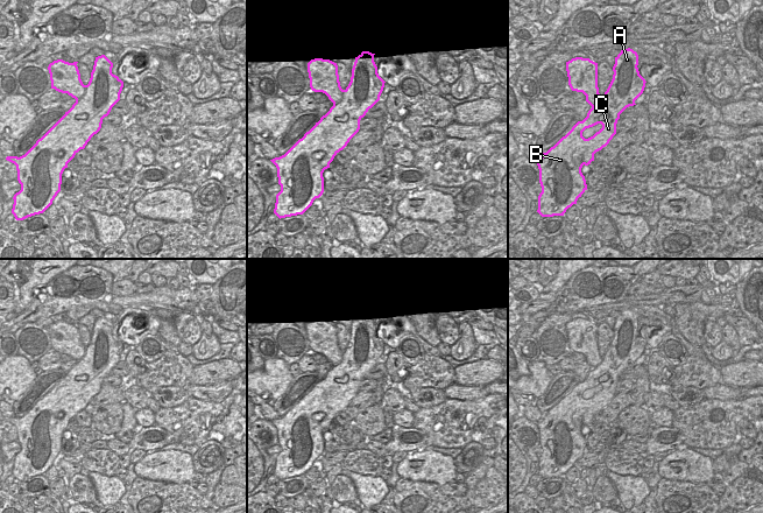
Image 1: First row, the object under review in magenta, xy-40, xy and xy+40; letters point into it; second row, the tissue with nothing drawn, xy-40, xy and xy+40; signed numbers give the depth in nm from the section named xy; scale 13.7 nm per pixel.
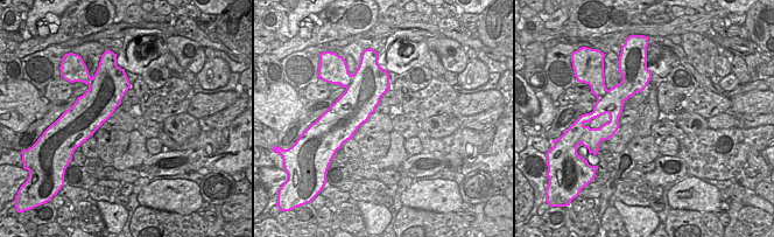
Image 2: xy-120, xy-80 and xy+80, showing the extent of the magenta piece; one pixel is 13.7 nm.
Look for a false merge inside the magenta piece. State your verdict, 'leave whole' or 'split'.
leave whole

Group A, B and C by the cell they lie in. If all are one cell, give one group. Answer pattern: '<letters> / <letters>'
A B C

